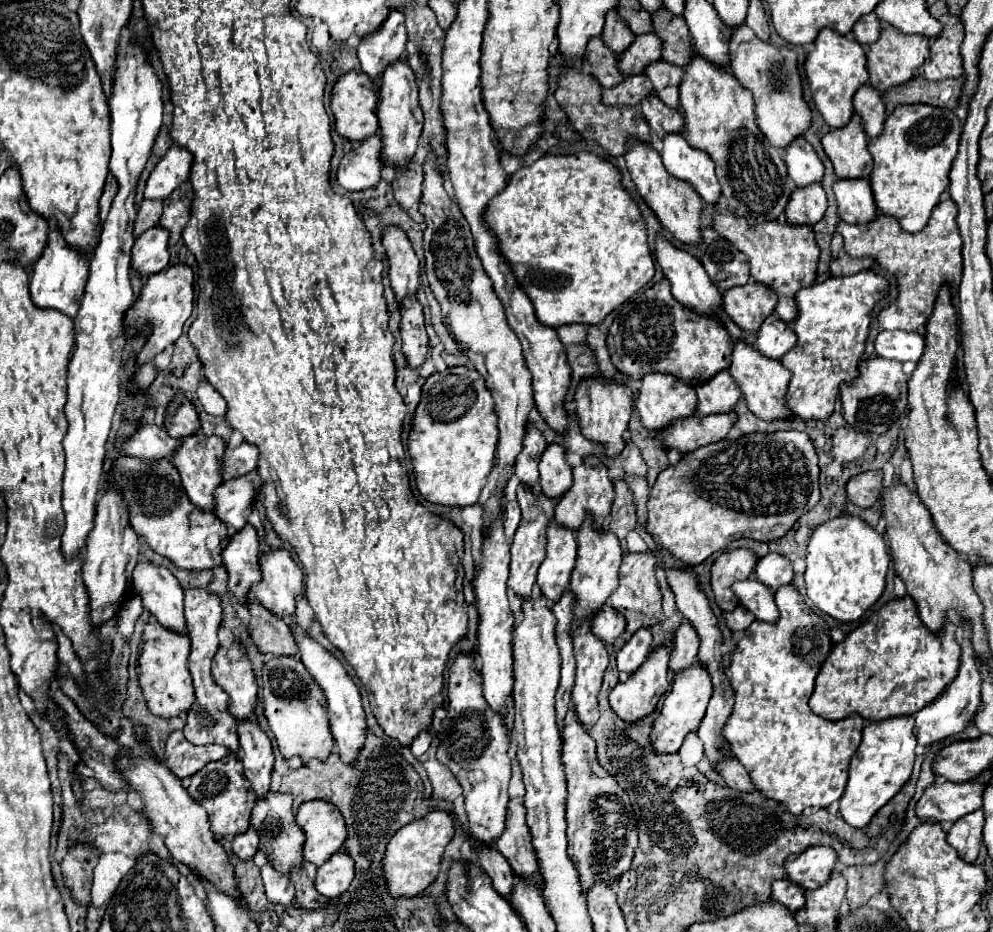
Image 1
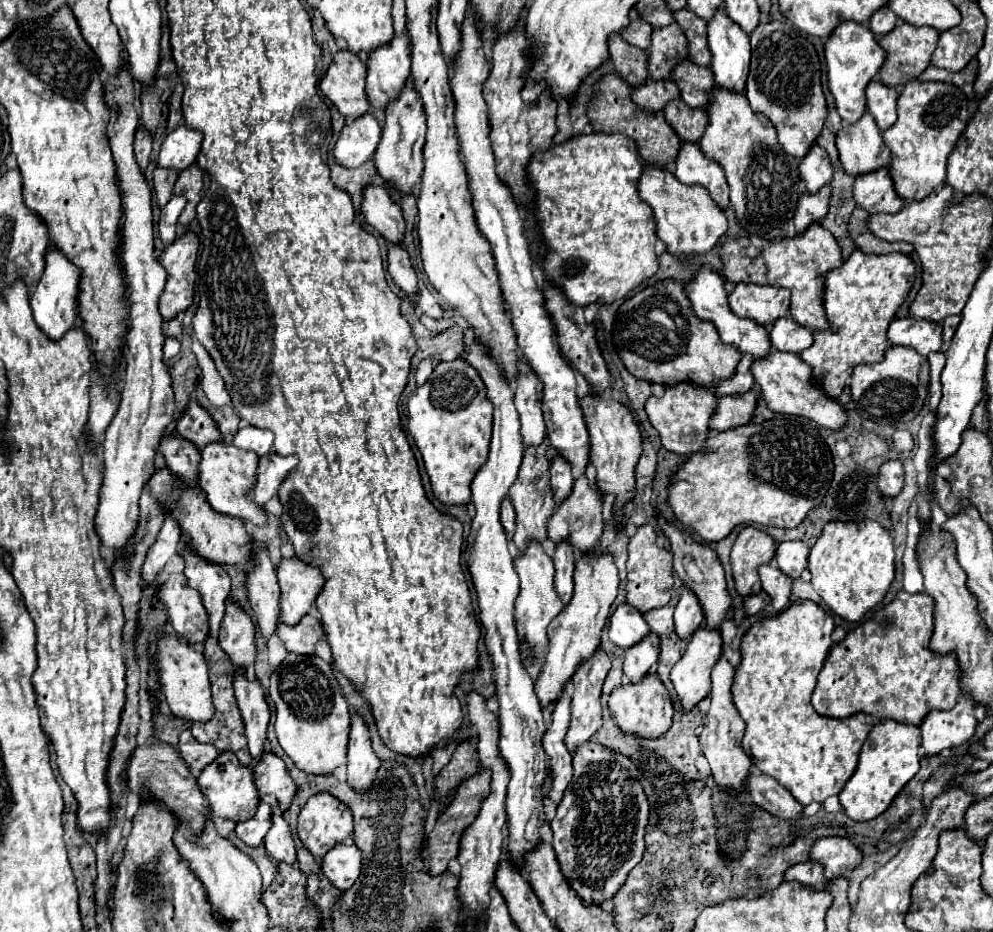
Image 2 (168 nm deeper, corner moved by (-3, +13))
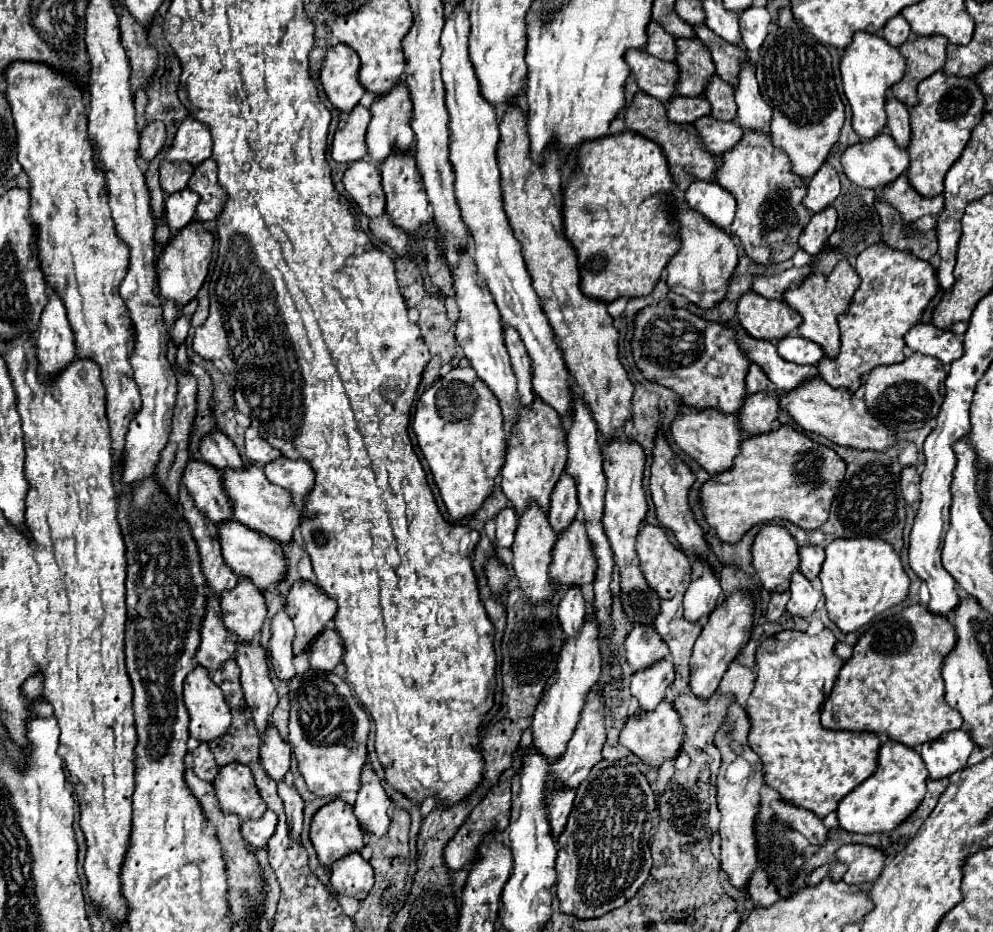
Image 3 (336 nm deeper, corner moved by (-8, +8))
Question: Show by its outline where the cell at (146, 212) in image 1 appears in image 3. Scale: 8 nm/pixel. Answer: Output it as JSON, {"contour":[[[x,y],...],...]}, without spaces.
{"contour":[[[162,160],[160,164],[160,186],[164,190],[164,194],[174,194],[186,188],[190,176],[192,176],[194,168],[188,162],[168,162]]]}

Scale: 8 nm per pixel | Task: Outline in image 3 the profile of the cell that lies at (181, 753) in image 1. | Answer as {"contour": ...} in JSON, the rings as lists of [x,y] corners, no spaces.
{"contour":[[[200,742],[200,746],[196,750],[190,752],[192,754],[192,770],[198,778],[206,780],[206,782],[212,782],[216,772],[218,772],[218,764],[208,748],[206,742]]]}

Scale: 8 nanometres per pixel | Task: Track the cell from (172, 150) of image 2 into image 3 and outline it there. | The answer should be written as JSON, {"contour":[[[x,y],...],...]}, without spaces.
{"contour":[[[186,118],[174,138],[174,144],[166,150],[166,160],[170,162],[190,162],[198,166],[212,154],[212,140],[210,130],[206,124],[196,122],[194,118]]]}

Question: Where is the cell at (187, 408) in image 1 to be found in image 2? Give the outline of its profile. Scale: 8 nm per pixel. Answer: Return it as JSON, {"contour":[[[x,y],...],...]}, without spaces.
{"contour":[[[189,401],[185,413],[181,415],[179,423],[177,423],[177,433],[195,443],[195,447],[205,447],[209,443],[215,443],[215,441],[221,441],[223,435],[221,431],[217,429],[213,417],[197,403],[197,401]]]}

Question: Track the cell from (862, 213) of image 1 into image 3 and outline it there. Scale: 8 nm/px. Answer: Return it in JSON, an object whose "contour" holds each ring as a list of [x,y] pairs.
{"contour":[[[906,174],[898,176],[892,184],[888,184],[888,188],[882,188],[882,192],[876,198],[888,200],[888,204],[892,204],[892,208],[896,208],[900,212],[904,222],[914,222],[920,216],[940,214],[944,210],[944,198],[942,196],[922,198],[908,184]]]}

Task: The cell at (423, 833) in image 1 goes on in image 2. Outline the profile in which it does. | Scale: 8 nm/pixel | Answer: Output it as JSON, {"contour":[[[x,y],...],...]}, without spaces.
{"contour":[[[485,769],[479,775],[471,777],[467,783],[463,783],[463,787],[459,787],[459,791],[455,793],[455,799],[451,799],[451,803],[447,805],[447,811],[437,819],[435,829],[429,835],[429,849],[431,849],[431,875],[441,875],[447,871],[447,865],[453,857],[457,857],[459,853],[459,839],[461,833],[465,831],[467,823],[471,823],[481,809],[483,799],[489,795],[489,783],[491,783],[491,771]]]}

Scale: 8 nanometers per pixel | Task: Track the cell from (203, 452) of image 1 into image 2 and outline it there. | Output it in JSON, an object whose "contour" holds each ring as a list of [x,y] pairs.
{"contour":[[[211,443],[203,447],[201,465],[199,465],[199,487],[205,491],[209,505],[223,515],[247,519],[261,527],[267,525],[265,509],[247,497],[247,493],[255,487],[257,465],[259,465],[259,457],[253,451],[243,451],[227,443]]]}

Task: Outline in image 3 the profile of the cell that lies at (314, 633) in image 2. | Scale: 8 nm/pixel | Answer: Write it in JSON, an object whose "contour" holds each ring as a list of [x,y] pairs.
{"contour":[[[328,624],[324,632],[316,640],[312,640],[312,646],[308,646],[308,652],[304,652],[312,670],[332,672],[344,656],[342,642],[334,630],[334,624]]]}

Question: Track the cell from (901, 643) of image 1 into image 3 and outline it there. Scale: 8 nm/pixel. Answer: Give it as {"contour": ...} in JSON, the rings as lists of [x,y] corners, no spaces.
{"contour":[[[914,604],[902,612],[882,616],[858,638],[852,658],[844,662],[830,696],[822,704],[822,726],[830,730],[866,730],[874,734],[886,734],[888,738],[910,748],[960,728],[962,716],[944,700],[944,680],[940,672],[942,660],[954,648],[954,642],[956,632],[950,620],[944,616],[934,616],[922,604]]]}

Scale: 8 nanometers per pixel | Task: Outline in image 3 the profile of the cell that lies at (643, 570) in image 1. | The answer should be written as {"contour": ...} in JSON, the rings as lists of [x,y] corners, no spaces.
{"contour":[[[646,524],[642,526],[642,530],[638,532],[638,540],[636,540],[636,552],[640,558],[640,568],[644,572],[644,578],[648,580],[648,586],[652,588],[652,592],[656,592],[656,596],[660,596],[660,600],[670,600],[676,594],[684,594],[688,584],[690,584],[690,558],[684,556],[682,550],[674,548],[664,532],[664,528],[660,526],[652,526]]]}

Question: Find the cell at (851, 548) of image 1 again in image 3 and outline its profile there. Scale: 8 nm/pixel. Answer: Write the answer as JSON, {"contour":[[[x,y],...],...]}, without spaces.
{"contour":[[[836,538],[826,546],[826,560],[820,576],[822,592],[826,598],[826,610],[832,622],[848,634],[860,630],[876,614],[900,604],[910,580],[902,568],[900,556],[894,548],[880,538]]]}

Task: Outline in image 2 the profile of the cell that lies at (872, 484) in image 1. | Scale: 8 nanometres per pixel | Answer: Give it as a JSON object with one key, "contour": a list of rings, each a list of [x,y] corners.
{"contour":[[[887,461],[879,473],[879,491],[885,497],[897,497],[903,489],[903,473],[901,461]]]}

